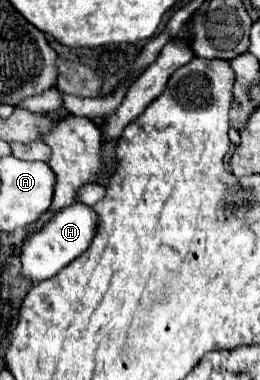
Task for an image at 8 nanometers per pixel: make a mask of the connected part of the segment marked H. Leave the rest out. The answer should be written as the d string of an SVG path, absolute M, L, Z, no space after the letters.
M77 202L77 206L69 206L57 212L57 216L51 222L47 222L45 228L41 228L41 232L35 232L23 240L21 246L23 274L31 280L47 280L55 276L59 270L63 270L69 262L73 262L89 248L91 240L97 234L97 224L99 224L99 214L83 202Z

